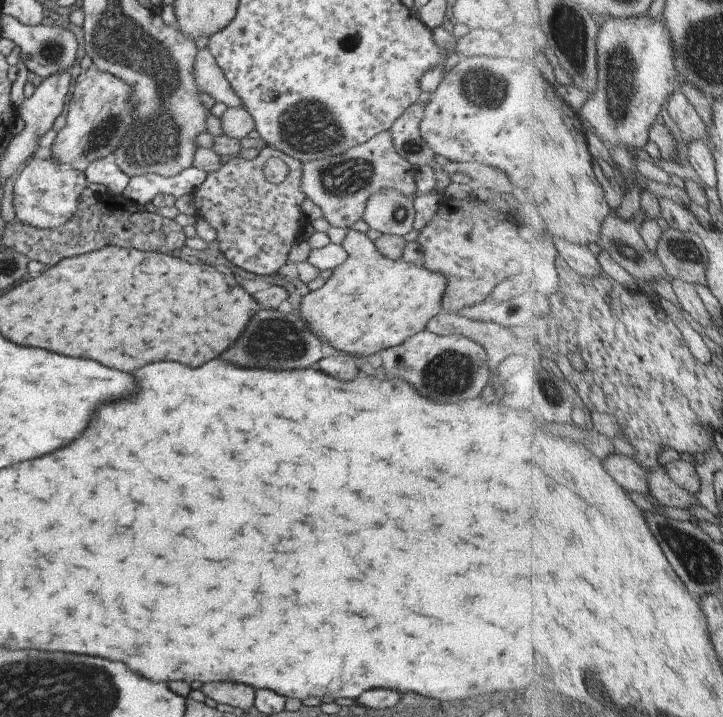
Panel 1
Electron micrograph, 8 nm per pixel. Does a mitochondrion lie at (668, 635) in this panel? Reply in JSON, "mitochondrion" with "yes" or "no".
{"mitochondrion":"yes"}

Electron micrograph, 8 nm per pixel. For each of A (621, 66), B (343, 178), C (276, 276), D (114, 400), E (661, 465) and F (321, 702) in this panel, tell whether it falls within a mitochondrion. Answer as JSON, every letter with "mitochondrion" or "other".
{"A":"mitochondrion","B":"mitochondrion","C":"other","D":"other","E":"other","F":"other"}

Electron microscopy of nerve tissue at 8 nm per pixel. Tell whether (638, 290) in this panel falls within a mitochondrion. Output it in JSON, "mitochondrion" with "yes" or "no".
{"mitochondrion":"no"}

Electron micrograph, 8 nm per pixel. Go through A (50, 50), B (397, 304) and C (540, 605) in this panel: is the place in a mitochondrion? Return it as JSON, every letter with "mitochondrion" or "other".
{"A":"other","B":"other","C":"other"}

